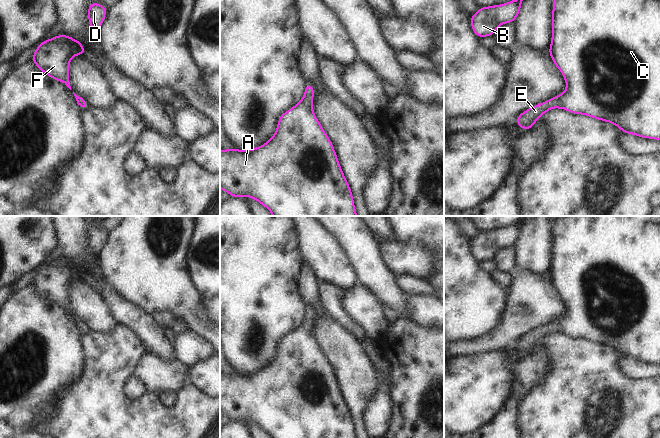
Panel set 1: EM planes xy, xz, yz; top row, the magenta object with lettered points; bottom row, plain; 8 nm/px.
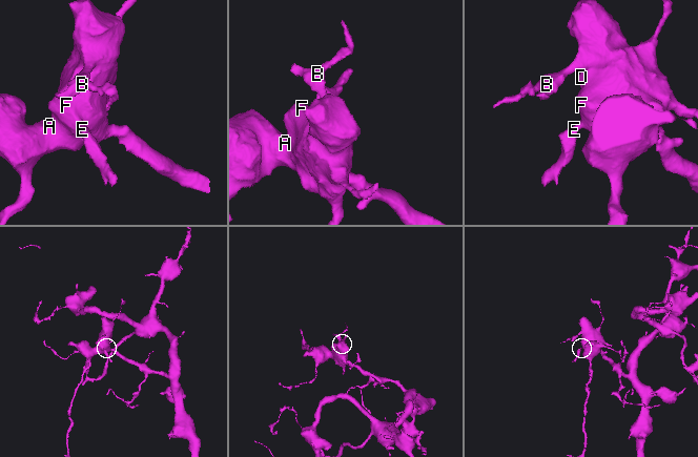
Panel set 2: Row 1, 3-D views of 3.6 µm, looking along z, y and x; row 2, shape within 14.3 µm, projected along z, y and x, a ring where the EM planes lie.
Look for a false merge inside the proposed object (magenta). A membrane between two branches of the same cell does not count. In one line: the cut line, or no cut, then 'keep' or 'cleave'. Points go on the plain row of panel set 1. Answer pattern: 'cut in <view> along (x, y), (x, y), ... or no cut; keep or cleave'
no cut; keep

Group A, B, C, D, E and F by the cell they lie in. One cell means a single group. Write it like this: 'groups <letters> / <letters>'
groups A B C D E F

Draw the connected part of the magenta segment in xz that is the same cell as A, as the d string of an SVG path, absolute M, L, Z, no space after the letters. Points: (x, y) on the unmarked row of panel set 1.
M306 307L305 318L298 328L289 335L281 338L275 358L262 370L251 374L237 374L235 372L220 374L220 413L227 415L231 421L241 422L243 419L251 421L268 432L272 438L357 438L354 430L353 419L348 406L340 391L337 379L335 377L331 364L324 356L320 346L313 336L312 323L315 314L310 307Z

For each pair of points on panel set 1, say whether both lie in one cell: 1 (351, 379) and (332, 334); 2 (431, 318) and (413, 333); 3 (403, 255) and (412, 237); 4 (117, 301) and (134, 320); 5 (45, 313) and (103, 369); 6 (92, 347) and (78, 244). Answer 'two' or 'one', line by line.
1: one
2: two
3: two
4: one
5: two
6: two

